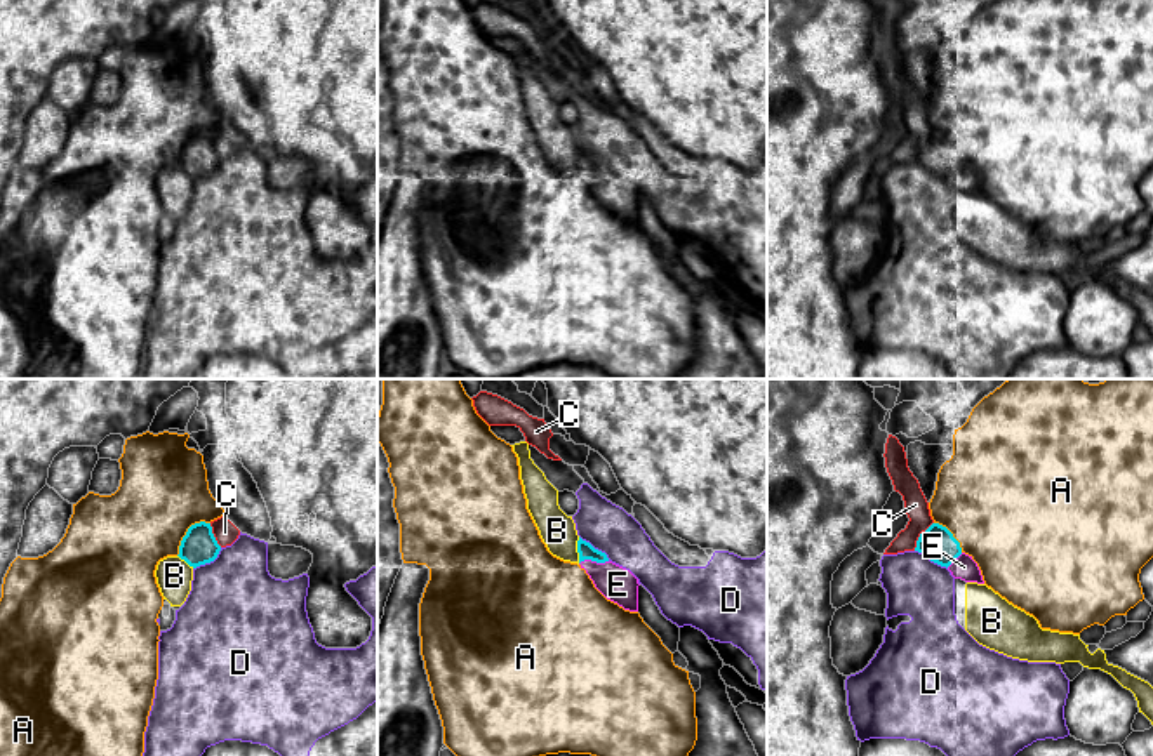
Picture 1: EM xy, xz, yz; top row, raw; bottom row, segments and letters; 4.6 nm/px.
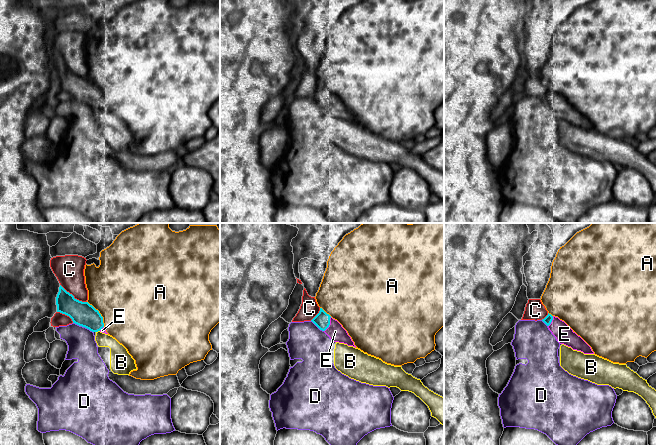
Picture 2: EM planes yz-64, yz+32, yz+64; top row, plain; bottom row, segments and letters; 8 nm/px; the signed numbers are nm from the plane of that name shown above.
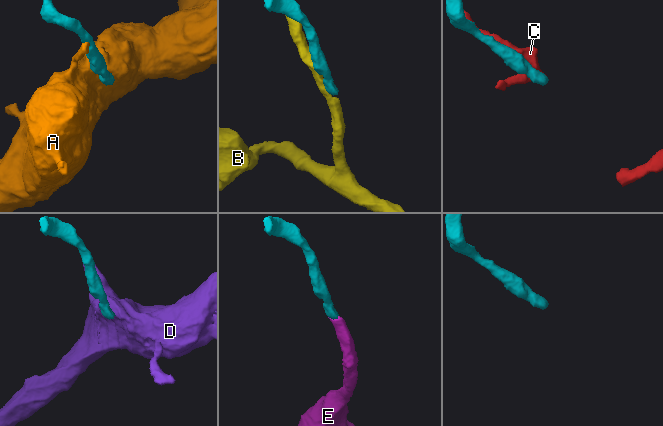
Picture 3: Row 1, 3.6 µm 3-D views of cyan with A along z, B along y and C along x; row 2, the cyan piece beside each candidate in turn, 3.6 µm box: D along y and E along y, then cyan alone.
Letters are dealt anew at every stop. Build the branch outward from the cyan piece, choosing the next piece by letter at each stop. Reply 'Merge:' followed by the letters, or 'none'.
Merge: E

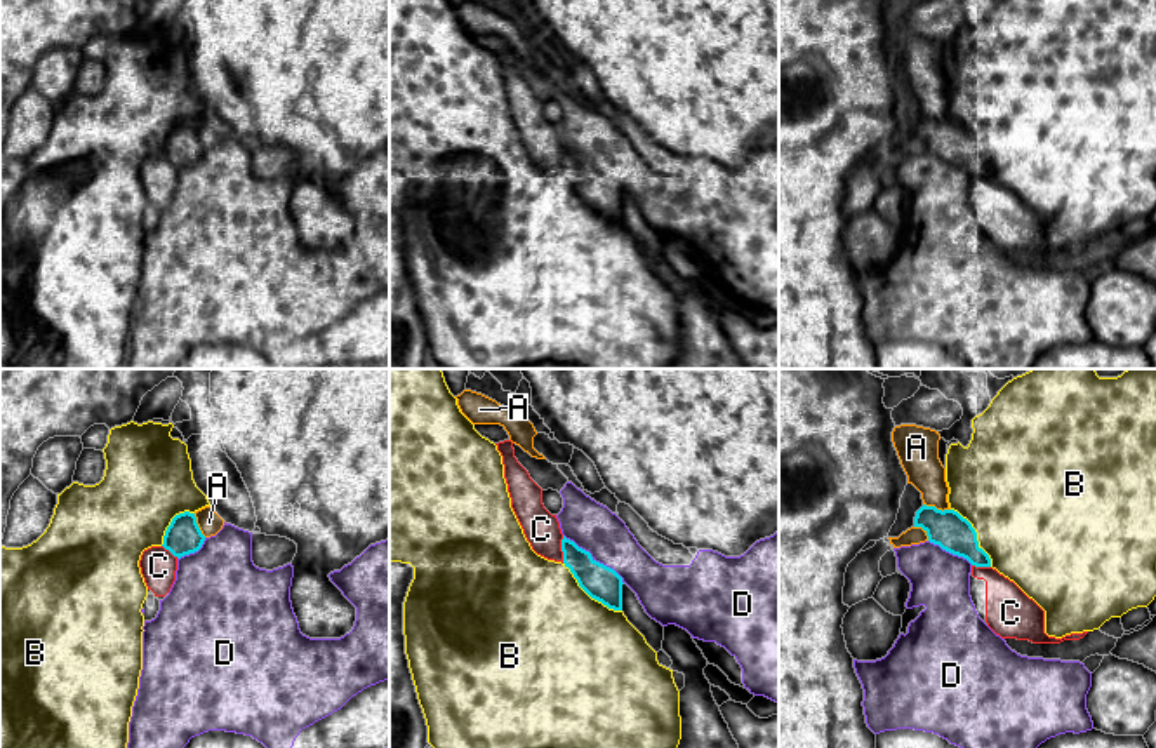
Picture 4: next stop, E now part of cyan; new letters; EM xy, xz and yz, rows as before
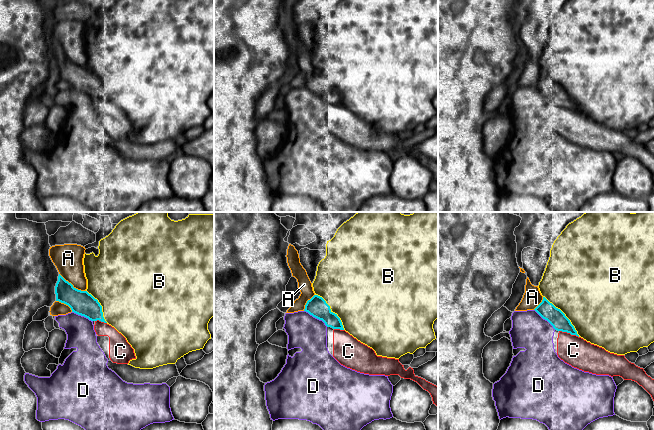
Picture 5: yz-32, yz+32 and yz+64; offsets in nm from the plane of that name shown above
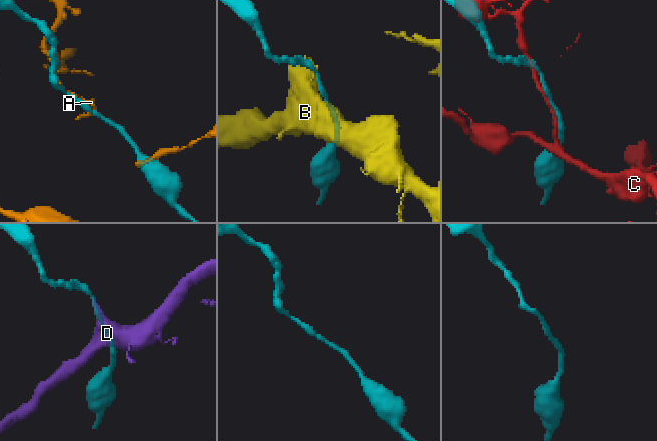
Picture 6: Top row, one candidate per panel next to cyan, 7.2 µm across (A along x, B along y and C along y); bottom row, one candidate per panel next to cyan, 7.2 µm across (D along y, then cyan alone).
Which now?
Merge: none

